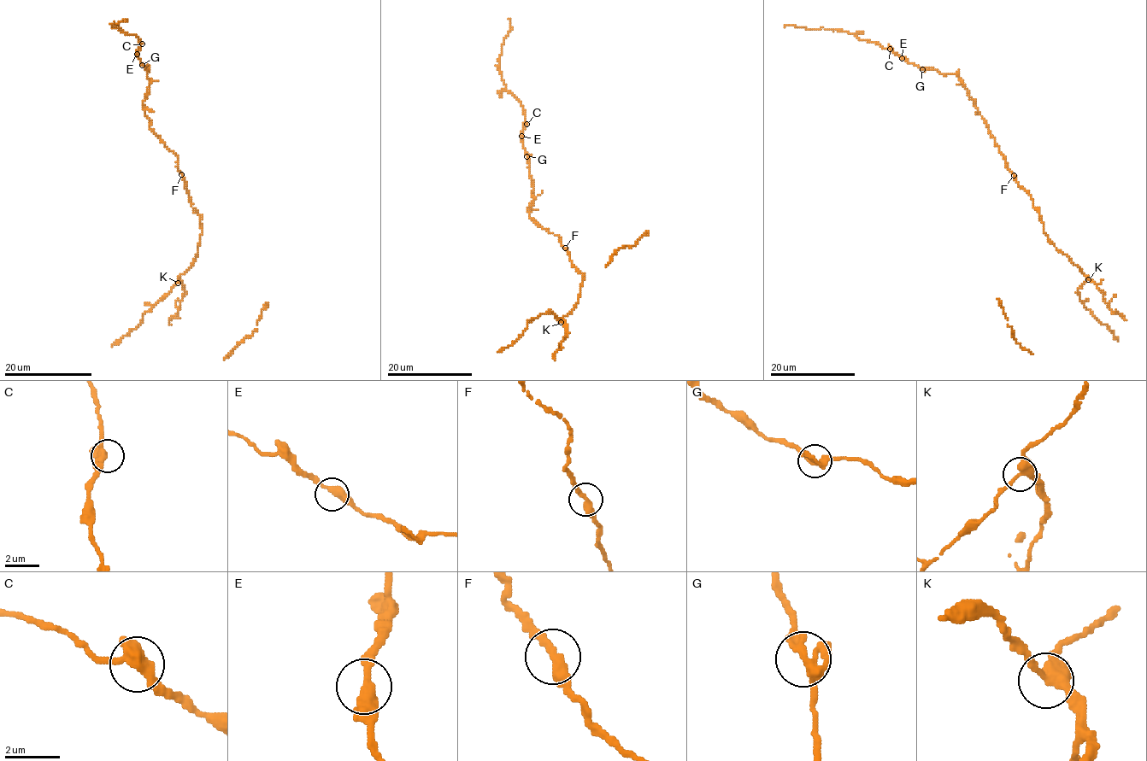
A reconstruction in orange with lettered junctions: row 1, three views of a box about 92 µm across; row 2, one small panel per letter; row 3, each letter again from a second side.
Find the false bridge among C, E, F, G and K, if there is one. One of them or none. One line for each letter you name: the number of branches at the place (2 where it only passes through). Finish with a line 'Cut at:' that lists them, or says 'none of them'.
K: 3
Cut at: K

